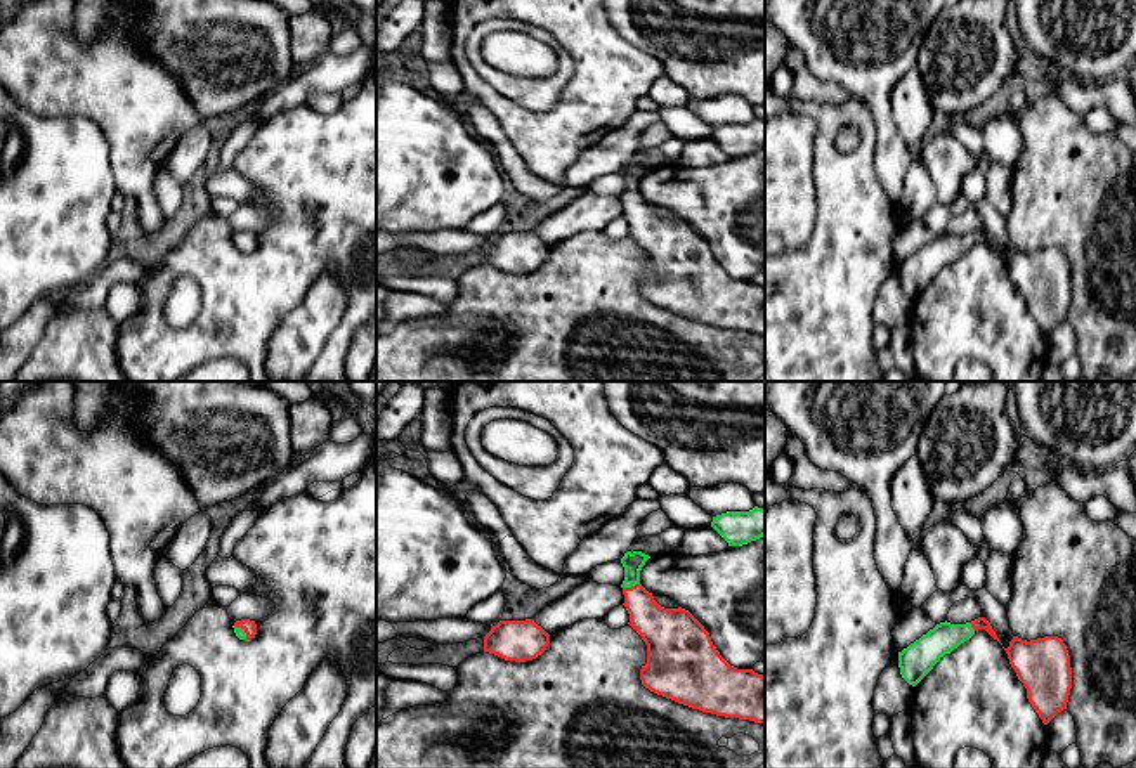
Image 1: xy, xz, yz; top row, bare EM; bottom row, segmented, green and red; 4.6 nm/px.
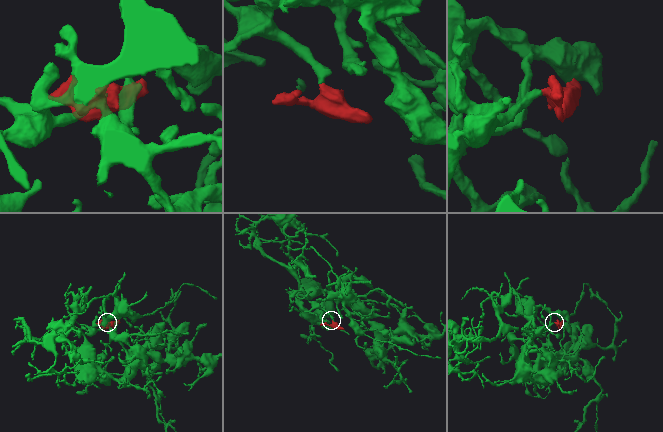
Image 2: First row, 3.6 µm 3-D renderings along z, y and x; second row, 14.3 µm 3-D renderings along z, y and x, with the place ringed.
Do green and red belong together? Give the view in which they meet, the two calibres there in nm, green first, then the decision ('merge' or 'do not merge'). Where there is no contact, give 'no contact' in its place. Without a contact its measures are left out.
contact in xz; calibres 90 and 200 nm; merge

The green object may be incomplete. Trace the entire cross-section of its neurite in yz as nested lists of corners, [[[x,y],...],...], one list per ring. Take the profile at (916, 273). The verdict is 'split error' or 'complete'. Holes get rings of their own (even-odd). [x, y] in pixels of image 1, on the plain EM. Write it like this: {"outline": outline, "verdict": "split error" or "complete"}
{"outline": [[[978,229],[966,236],[940,234],[907,260],[898,264],[898,279],[902,290],[916,298],[933,277],[945,267],[970,251],[978,241],[985,241],[1001,255],[990,234]]], "verdict": "split error"}

